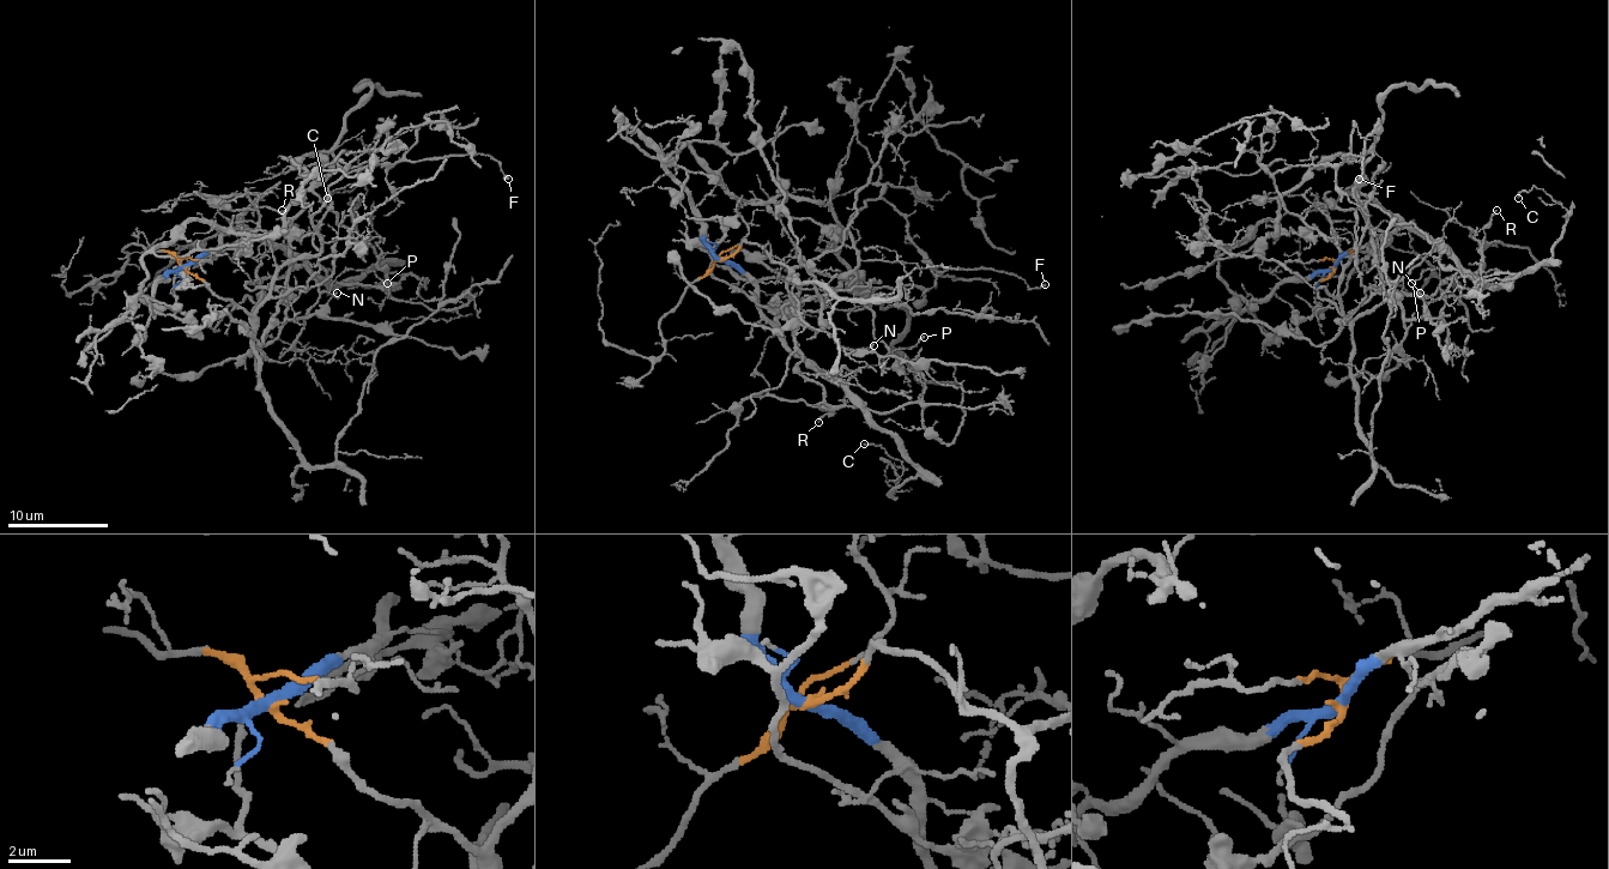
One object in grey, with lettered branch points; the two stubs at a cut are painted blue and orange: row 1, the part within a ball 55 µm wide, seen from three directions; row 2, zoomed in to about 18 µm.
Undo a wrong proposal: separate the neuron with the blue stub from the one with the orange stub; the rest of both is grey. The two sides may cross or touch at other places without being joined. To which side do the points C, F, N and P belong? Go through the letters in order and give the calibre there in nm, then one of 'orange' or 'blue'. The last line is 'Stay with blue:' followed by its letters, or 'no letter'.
C: 100 nm thick; blue
F: 170 nm thick; orange
N: 140 nm thick; blue
P: 130 nm thick; blue
Stay with blue: C, N, P

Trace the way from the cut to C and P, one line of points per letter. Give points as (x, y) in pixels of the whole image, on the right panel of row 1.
C: (1334, 266), (1361, 246), (1416, 228), (1494, 287), (1532, 273), (1547, 259), (1567, 213), (1535, 186), (1517, 198)
P: (1334, 266), (1353, 251), (1416, 228), (1451, 257), (1457, 273), (1444, 291), (1437, 269), (1411, 284)

